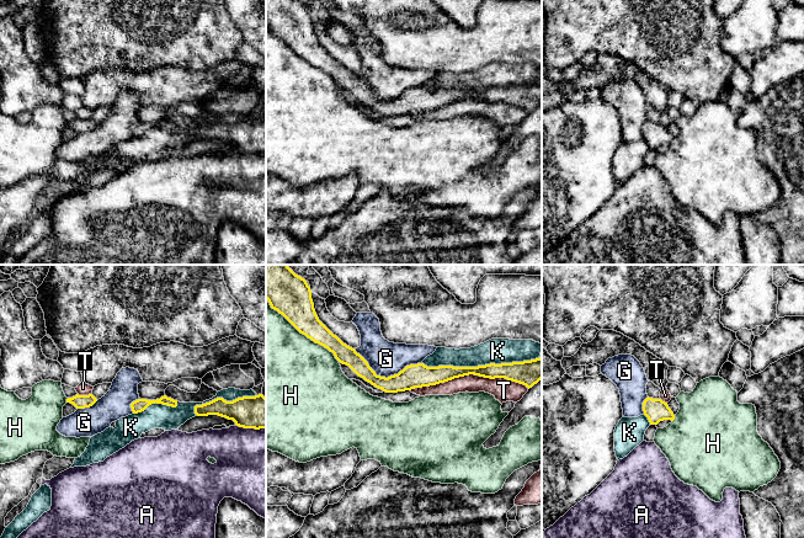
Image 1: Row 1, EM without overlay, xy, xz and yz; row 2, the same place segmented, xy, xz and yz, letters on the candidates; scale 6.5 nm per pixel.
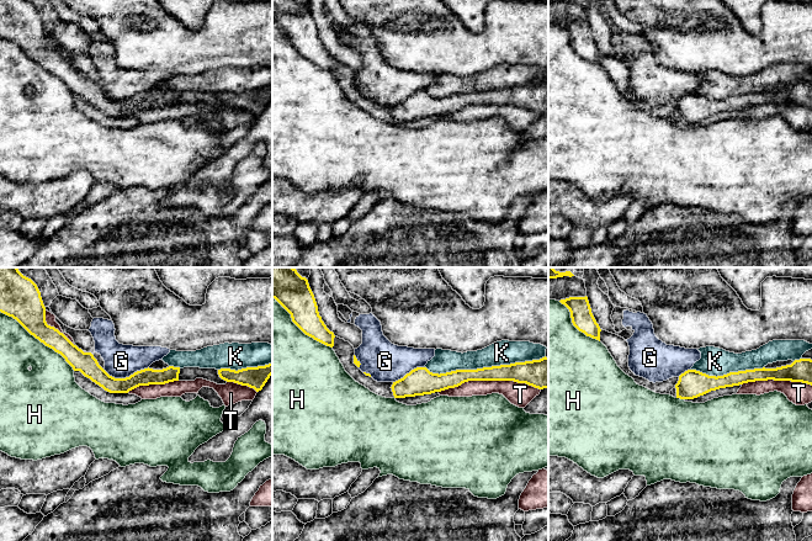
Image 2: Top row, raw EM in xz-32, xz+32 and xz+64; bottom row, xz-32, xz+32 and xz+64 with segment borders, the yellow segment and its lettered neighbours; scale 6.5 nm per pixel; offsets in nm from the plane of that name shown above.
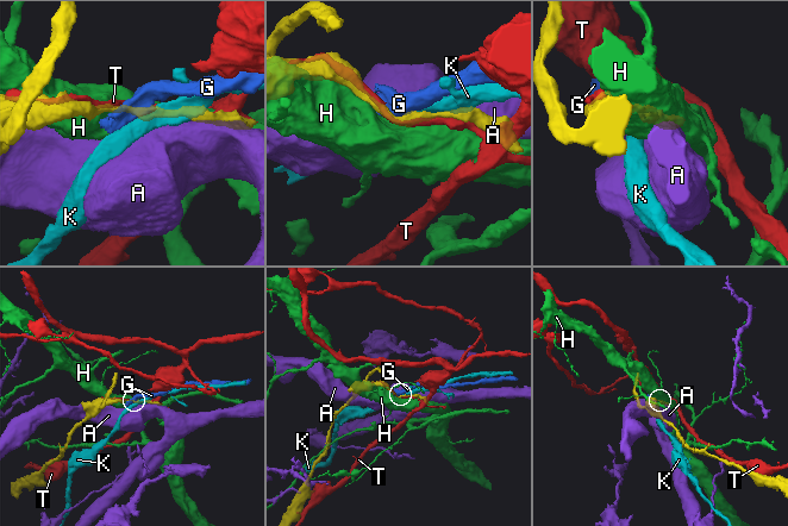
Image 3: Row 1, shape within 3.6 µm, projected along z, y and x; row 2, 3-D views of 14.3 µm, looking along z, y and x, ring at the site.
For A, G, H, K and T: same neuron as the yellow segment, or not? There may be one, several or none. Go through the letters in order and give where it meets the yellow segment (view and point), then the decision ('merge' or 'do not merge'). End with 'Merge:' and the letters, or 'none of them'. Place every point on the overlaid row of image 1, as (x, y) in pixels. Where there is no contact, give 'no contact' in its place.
A: xy (250, 427) | do not merge
G: xz (388, 377) | do not merge
H: xz (302, 333) | do not merge
K: xz (480, 366) | do not merge
T: xz (469, 373) | do not merge
Merge: none of them

